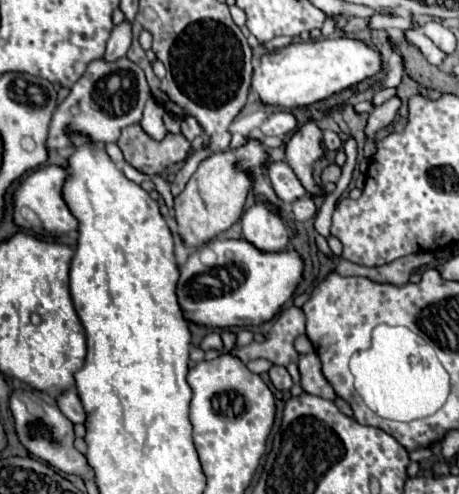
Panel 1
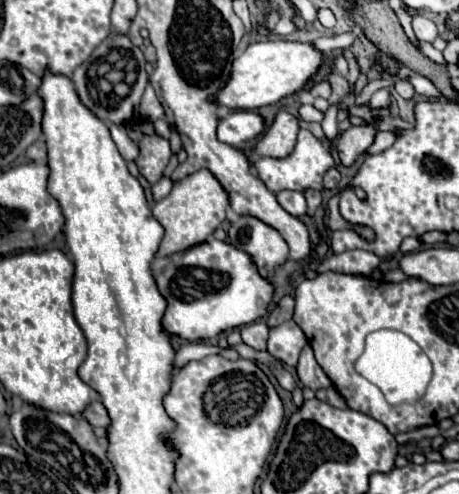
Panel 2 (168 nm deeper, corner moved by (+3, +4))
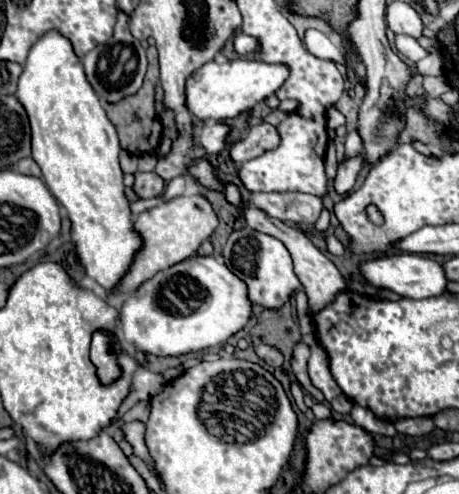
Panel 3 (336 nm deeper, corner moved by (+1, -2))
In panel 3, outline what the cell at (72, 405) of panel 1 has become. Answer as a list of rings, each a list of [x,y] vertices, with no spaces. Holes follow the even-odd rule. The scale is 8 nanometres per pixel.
[[[127,422],[127,424],[121,424],[121,432],[123,432],[125,440],[131,444],[133,454],[143,460],[143,464],[149,468],[149,472],[155,478],[159,478],[155,462],[153,462],[153,458],[151,458],[151,454],[147,450],[147,444],[145,444],[145,424],[143,422]]]

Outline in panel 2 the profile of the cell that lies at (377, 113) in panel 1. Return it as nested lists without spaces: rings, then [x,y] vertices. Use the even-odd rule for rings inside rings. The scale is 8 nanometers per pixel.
[[[369,120],[367,126],[351,126],[337,140],[337,152],[343,166],[351,166],[375,140],[375,124]]]

